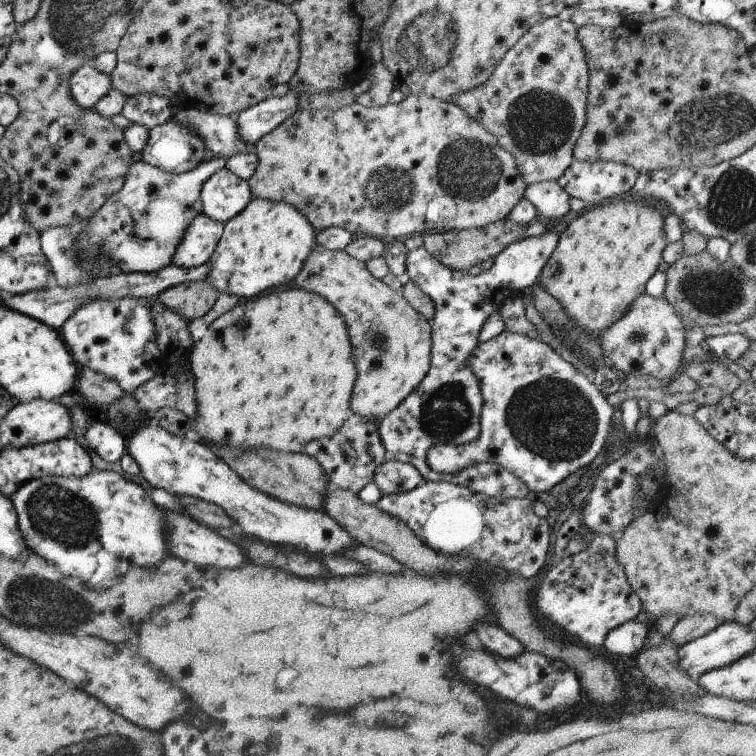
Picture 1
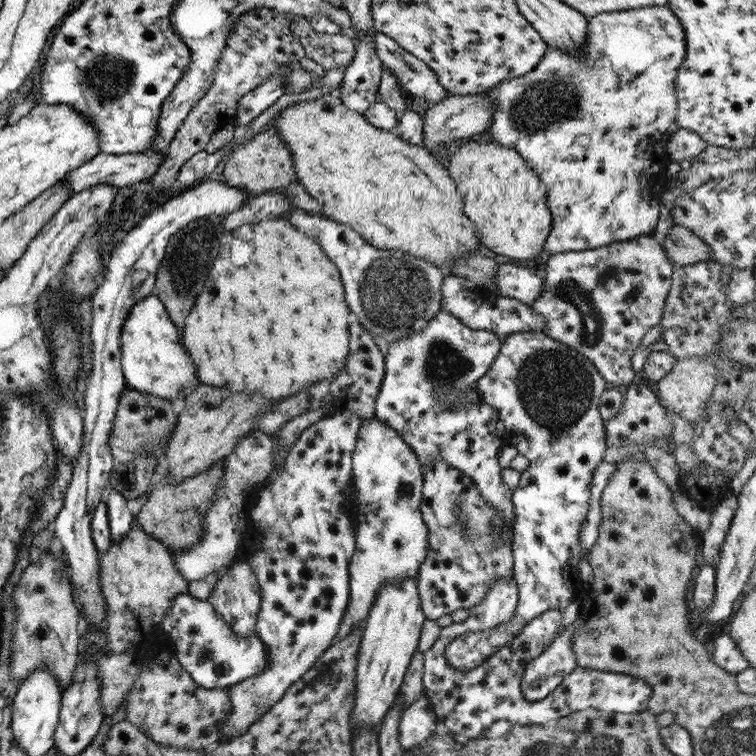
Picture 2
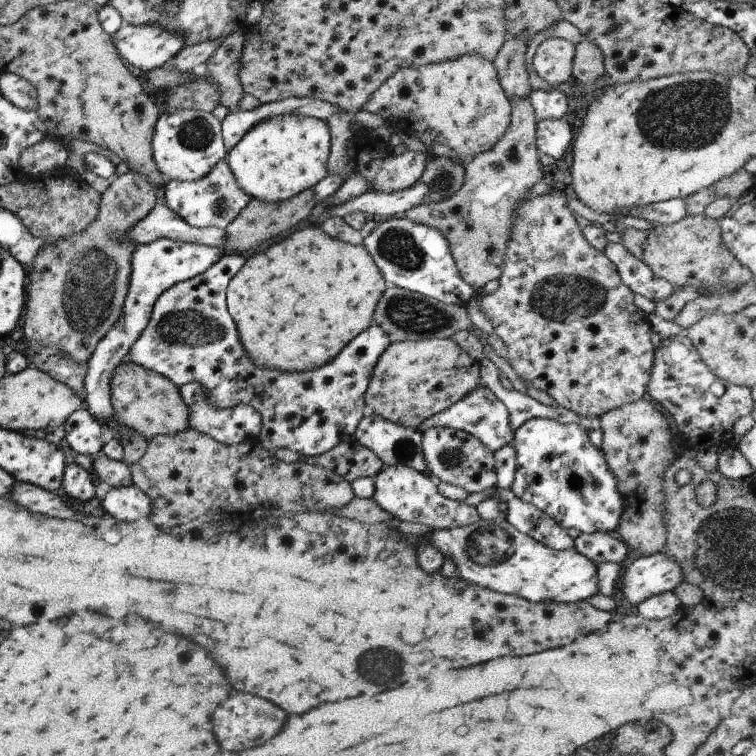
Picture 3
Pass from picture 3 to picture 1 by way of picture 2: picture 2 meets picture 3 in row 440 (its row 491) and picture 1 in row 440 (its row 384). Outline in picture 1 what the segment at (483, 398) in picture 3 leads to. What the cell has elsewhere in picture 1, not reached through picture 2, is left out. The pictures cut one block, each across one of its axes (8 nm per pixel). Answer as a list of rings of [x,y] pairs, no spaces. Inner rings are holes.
[[[548,224],[546,230],[539,236],[521,238],[519,241],[508,244],[499,252],[491,267],[486,272],[480,272],[476,276],[469,275],[467,271],[447,268],[422,246],[406,252],[404,265],[409,281],[416,284],[434,304],[434,315],[430,322],[430,361],[429,368],[419,384],[392,411],[389,411],[377,421],[377,432],[387,457],[413,465],[425,481],[450,482],[454,485],[467,487],[486,497],[511,499],[530,495],[525,483],[516,479],[511,472],[502,466],[492,463],[475,463],[473,466],[467,466],[462,471],[450,475],[437,474],[427,466],[425,453],[435,445],[443,443],[462,445],[470,443],[479,436],[478,416],[482,405],[482,396],[475,375],[466,365],[468,354],[478,343],[477,333],[485,319],[491,313],[497,312],[499,304],[497,304],[495,296],[499,294],[499,302],[501,302],[505,296],[511,296],[513,292],[522,292],[523,288],[535,284],[557,241],[558,235]]]

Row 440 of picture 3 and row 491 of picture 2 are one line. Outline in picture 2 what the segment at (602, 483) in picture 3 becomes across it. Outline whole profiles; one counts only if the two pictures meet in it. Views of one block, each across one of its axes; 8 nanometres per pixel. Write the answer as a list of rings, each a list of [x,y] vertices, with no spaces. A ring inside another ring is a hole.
[[[540,331],[529,332],[514,332],[501,338],[501,346],[497,356],[493,359],[493,362],[489,365],[487,372],[483,373],[473,384],[471,390],[467,390],[463,396],[456,395],[456,399],[459,401],[467,401],[471,405],[488,405],[494,408],[497,412],[497,418],[499,422],[503,424],[503,430],[510,436],[509,442],[511,446],[514,446],[516,452],[523,455],[529,461],[529,465],[526,469],[520,472],[520,477],[511,493],[511,504],[514,519],[512,530],[512,543],[510,549],[512,550],[512,574],[511,577],[516,584],[516,607],[514,610],[514,616],[509,620],[507,625],[495,625],[489,631],[485,632],[465,632],[461,636],[458,636],[455,640],[452,640],[444,650],[446,661],[448,662],[447,668],[453,668],[453,670],[461,670],[461,672],[467,672],[475,668],[475,665],[482,663],[496,648],[499,648],[502,644],[508,643],[513,637],[517,636],[520,628],[533,617],[546,613],[559,613],[568,604],[572,596],[574,596],[575,584],[580,580],[580,574],[578,566],[582,559],[581,546],[579,542],[579,529],[585,522],[585,516],[587,516],[587,507],[589,506],[589,482],[591,482],[591,473],[595,470],[595,467],[602,462],[603,452],[606,449],[606,442],[604,441],[604,421],[599,417],[599,400],[603,392],[605,392],[605,380],[601,378],[601,375],[595,370],[595,367],[578,352],[571,350],[568,346],[545,336]]]

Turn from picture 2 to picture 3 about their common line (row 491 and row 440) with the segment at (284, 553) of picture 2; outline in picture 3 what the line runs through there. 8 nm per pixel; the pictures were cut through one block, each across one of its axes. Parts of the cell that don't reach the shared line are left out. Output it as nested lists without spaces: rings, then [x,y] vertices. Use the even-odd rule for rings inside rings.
[[[224,252],[205,272],[177,282],[161,292],[155,300],[149,317],[139,338],[131,344],[124,361],[133,362],[145,370],[159,373],[176,387],[195,382],[207,392],[207,400],[217,410],[233,408],[237,404],[249,404],[261,416],[263,436],[257,444],[263,450],[286,448],[302,456],[317,456],[331,450],[337,444],[351,439],[359,420],[366,413],[364,392],[369,384],[373,367],[381,352],[389,346],[389,338],[379,326],[369,325],[352,338],[339,354],[319,366],[305,372],[279,372],[275,368],[257,368],[247,358],[234,322],[226,309],[226,286],[235,272],[245,264],[241,253]]]

